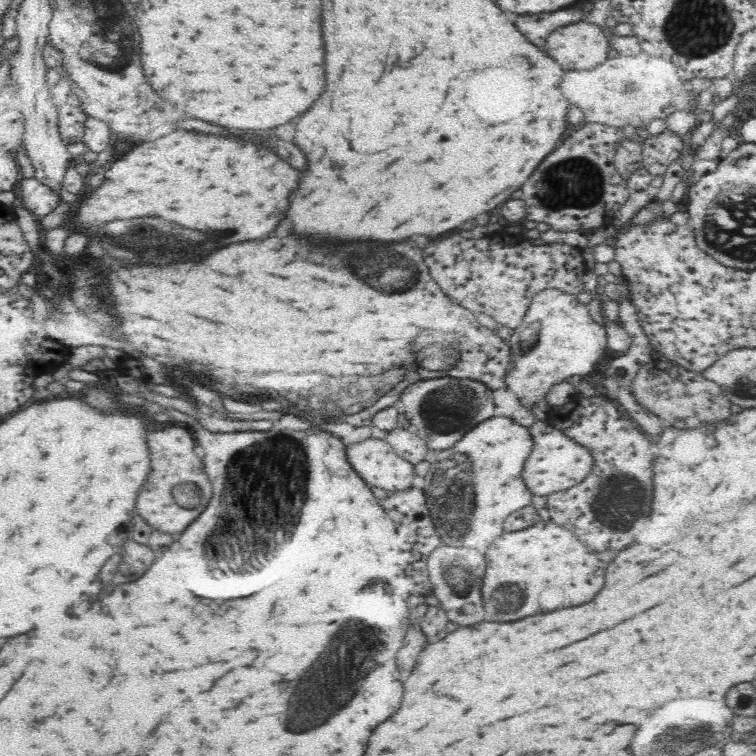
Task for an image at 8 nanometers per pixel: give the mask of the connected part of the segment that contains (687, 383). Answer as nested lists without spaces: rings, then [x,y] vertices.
[[[656,356],[638,369],[630,384],[634,398],[650,412],[666,421],[668,426],[688,429],[723,421],[728,410],[735,408],[731,397],[715,382],[704,378],[700,372],[686,370],[667,359]]]

